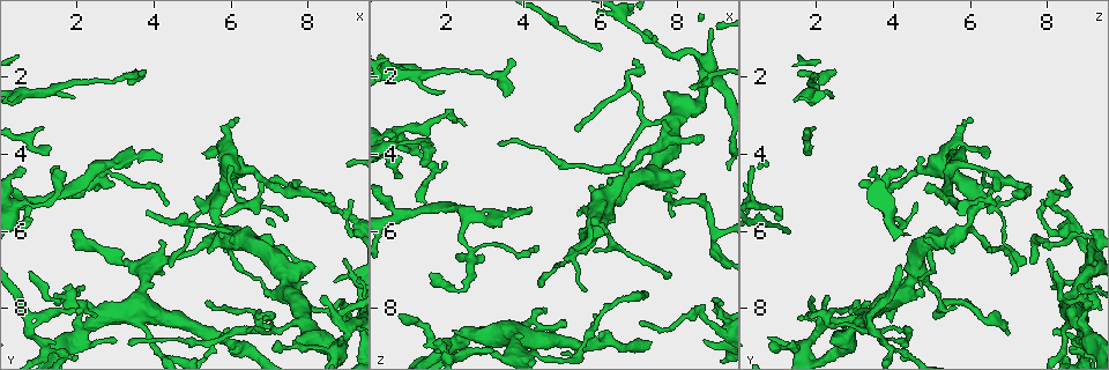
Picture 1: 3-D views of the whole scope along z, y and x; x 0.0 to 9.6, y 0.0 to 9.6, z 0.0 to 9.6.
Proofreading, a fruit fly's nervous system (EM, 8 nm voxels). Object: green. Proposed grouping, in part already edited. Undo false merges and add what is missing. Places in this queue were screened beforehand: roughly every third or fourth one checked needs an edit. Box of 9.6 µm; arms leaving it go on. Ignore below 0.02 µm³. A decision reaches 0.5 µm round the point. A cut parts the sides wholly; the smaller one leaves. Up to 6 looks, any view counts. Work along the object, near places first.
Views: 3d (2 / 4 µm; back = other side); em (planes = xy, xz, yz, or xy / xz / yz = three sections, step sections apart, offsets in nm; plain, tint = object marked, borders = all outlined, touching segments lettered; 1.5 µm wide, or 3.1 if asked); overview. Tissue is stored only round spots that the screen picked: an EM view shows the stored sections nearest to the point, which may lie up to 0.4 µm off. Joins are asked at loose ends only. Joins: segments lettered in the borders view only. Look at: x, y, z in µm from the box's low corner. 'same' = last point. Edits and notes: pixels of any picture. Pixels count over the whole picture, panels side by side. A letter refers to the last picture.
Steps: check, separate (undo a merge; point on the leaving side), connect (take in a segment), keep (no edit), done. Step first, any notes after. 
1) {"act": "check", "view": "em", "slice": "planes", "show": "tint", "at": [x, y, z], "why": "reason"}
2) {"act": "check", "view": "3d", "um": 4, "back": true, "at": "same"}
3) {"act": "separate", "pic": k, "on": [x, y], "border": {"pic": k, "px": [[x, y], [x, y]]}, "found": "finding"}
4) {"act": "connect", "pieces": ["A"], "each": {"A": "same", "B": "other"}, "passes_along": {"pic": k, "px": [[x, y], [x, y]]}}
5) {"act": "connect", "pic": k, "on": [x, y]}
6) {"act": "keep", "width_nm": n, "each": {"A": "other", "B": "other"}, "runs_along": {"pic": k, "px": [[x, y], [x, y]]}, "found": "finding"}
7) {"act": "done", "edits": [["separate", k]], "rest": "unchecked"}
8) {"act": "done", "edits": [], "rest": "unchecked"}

{"act": "check", "view": "em", "slice": "planes", "show": "plain", "at": [1.95, 2.55, 2.40], "why": "branch stops here"}

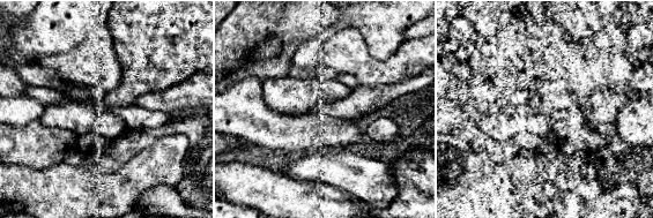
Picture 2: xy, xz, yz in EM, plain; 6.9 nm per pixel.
{"act": "check", "view": "em", "slice": "planes", "show": "borders", "at": "same", "why": "see the neighbours"}

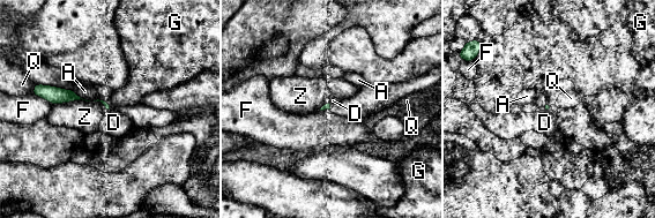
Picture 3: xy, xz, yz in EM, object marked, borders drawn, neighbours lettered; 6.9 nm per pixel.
{"act": "keep", "each": {"A": "other", "D": "other", "F": "other", "G": "other", "Q": "other", "Z": "other"}, "border": {"pic": 3, "px": [[32, 94], [46, 99], [52, 105]]}, "found": "none of them fits"}

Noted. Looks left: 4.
{"act": "check", "view": "em", "slice": "planes", "show": "tint", "at": [1.85, 7.55, 9.00], "why": "sharp bend"}

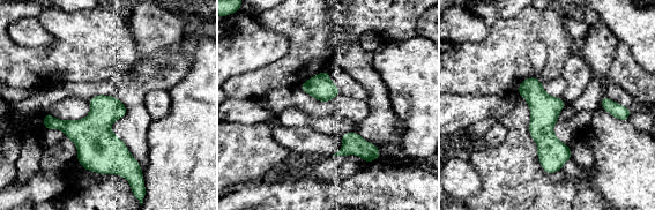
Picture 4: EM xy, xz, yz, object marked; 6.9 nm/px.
{"act": "check", "view": "em", "slice": "planes", "show": "borders", "at": "same", "why": "see the neighbours"}

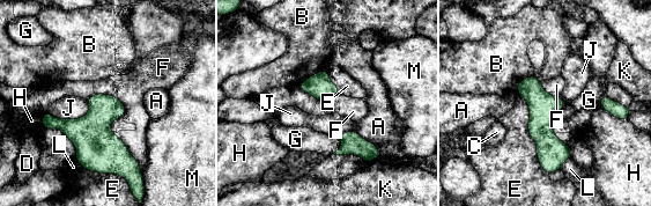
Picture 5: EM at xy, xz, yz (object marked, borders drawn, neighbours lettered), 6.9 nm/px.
{"act": "keep", "each": {"A": "other", "B": "other", "C": "other", "D": "other", "E": "other", "F": "other", "G": "other", "H": "other", "J": "other", "K": "other", "L": "other", "M": "other"}, "border": {"pic": 5, "px": [[115, 134], [123, 141], [141, 169]]}, "found": "one neuron here"}

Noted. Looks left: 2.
{"act": "done", "edits": [], "rest": "unchecked"}

